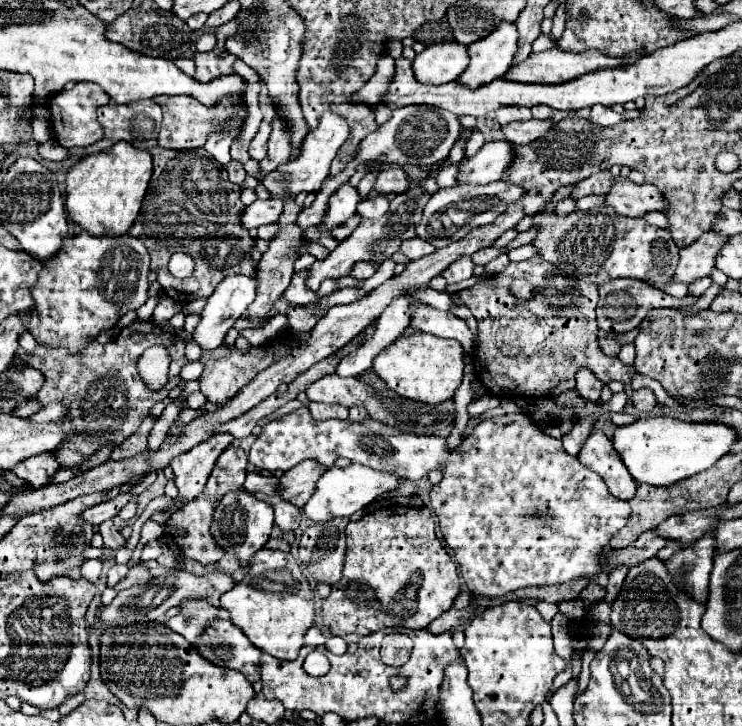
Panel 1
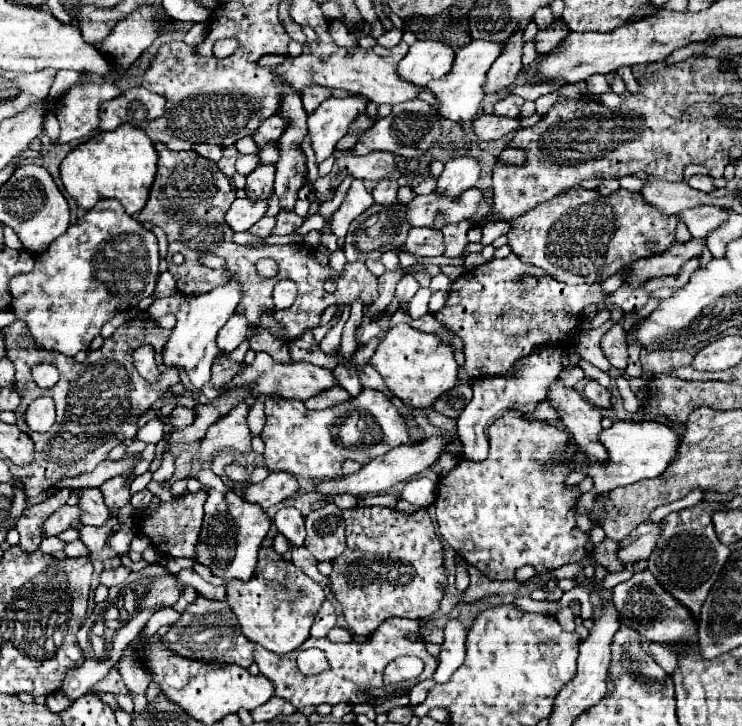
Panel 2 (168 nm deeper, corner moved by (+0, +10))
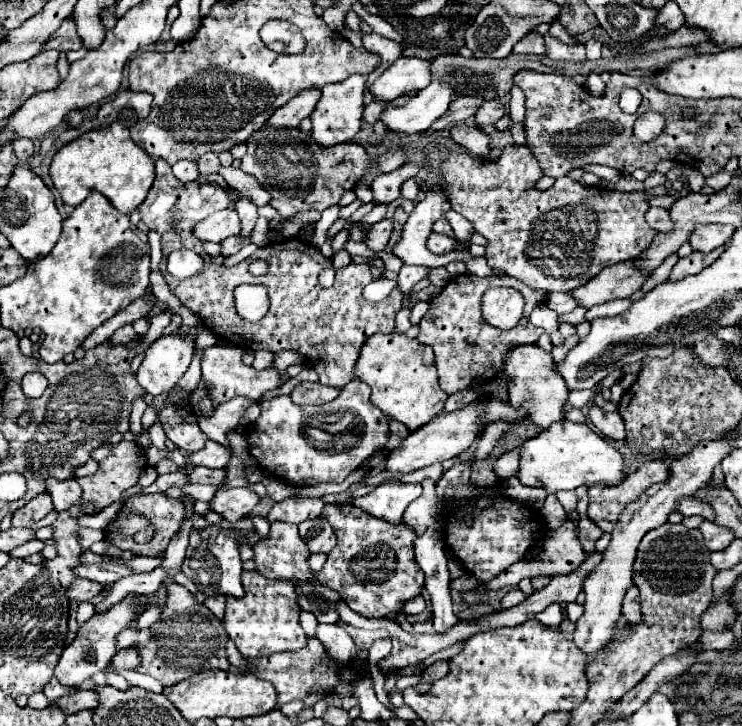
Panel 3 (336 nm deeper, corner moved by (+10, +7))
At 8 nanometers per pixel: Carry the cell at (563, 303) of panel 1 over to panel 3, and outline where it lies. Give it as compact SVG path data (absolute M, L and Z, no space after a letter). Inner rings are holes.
M462 274L456 276L438 298L430 302L430 310L426 316L420 320L420 334L416 336L420 342L432 346L436 354L436 368L440 376L440 388L446 394L460 392L470 386L480 386L488 380L492 380L498 372L504 368L504 356L508 350L512 350L516 344L534 344L542 336L542 328L536 328L528 322L528 316L532 308L540 302L546 302L548 292L540 292L534 288L528 288L526 284L520 284L520 280L512 276L492 276L492 278L478 278L472 274ZM494 286L510 286L518 290L524 298L524 314L518 322L516 328L512 330L498 330L488 326L482 320L480 312L480 298L488 288Z

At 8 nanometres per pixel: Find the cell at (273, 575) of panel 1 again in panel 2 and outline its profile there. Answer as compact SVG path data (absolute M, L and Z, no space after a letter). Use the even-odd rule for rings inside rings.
M272 547L260 549L254 575L248 581L232 579L226 587L226 595L230 609L238 617L242 633L250 641L278 655L298 649L308 639L312 621L326 601L324 589L306 573L302 573L302 569L298 569L292 561L284 561L282 555Z

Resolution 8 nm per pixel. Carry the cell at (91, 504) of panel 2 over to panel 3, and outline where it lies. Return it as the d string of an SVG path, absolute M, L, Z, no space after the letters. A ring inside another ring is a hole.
M74 478L70 480L48 480L46 482L46 494L50 494L54 502L54 510L66 510L80 498L80 486Z

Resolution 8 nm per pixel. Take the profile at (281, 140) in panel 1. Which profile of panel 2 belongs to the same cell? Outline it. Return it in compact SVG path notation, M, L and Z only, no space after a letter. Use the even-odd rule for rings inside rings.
M260 163L248 177L246 177L246 195L250 199L268 199L274 185L274 165Z

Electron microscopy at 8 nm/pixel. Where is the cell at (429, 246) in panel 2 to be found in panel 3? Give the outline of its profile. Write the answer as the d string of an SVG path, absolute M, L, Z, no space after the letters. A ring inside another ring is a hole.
M430 234L428 238L428 250L432 254L446 254L456 248L456 238L454 236L444 236L444 234Z

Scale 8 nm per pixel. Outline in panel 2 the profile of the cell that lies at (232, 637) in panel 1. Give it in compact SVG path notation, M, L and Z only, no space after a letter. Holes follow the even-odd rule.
M202 595L194 603L186 607L182 617L176 621L174 629L170 629L162 641L174 649L174 653L182 653L184 657L198 659L198 661L216 661L216 663L236 663L240 667L250 667L254 663L252 653L256 643L246 639L240 629L230 623L236 621L232 609L228 607L226 601L212 601Z

